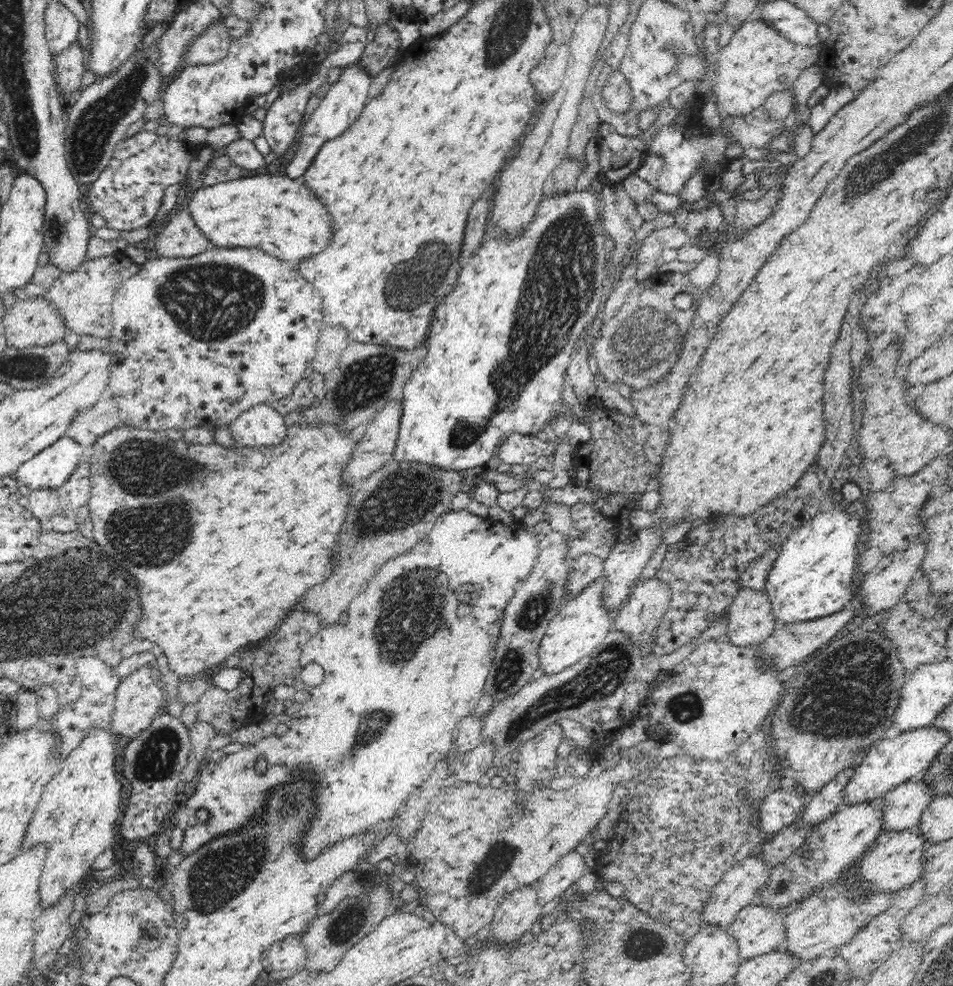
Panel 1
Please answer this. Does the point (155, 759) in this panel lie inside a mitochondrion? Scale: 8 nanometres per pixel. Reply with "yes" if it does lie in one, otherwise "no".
yes

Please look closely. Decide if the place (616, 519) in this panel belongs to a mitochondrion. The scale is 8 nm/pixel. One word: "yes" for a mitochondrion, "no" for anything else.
no

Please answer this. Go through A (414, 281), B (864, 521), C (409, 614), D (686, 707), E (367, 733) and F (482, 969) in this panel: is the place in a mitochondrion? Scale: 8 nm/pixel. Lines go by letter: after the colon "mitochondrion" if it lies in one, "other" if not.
A: mitochondrion
B: other
C: mitochondrion
D: mitochondrion
E: mitochondrion
F: other

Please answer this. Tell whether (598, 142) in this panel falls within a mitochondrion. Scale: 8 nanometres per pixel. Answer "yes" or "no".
no

